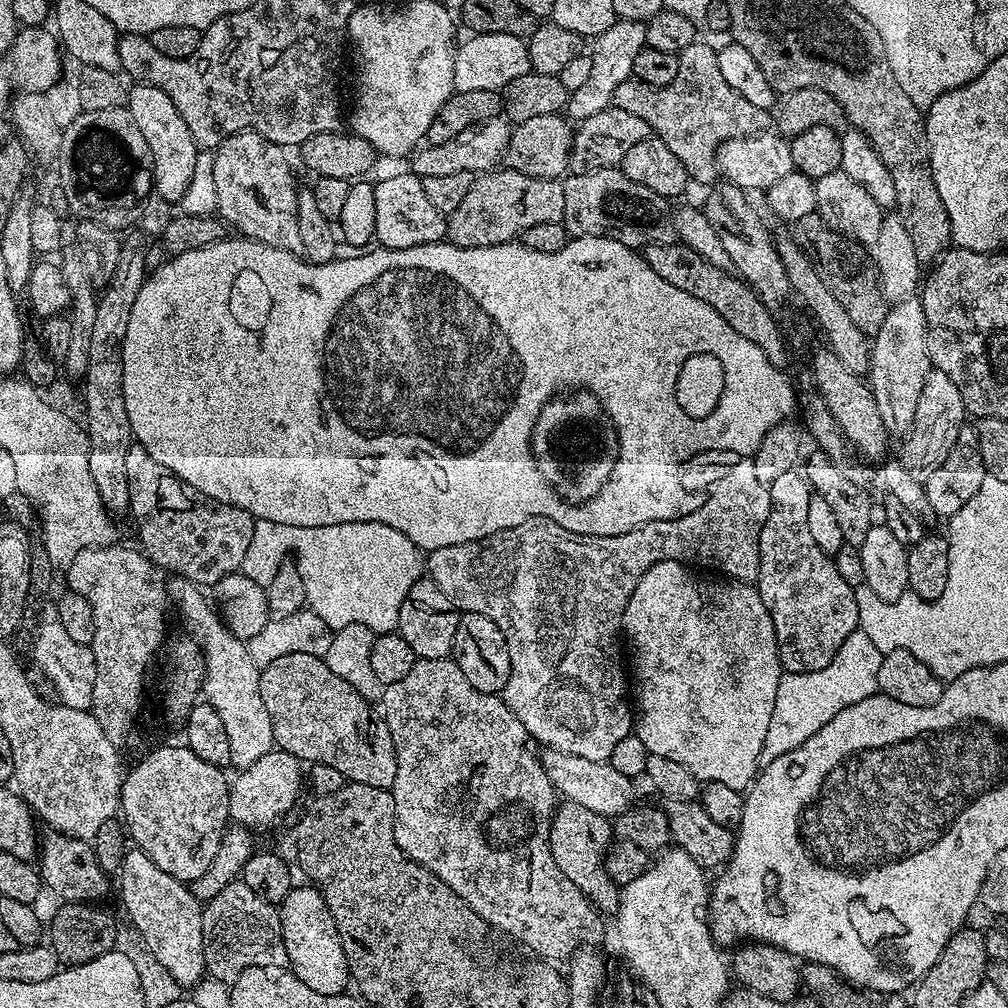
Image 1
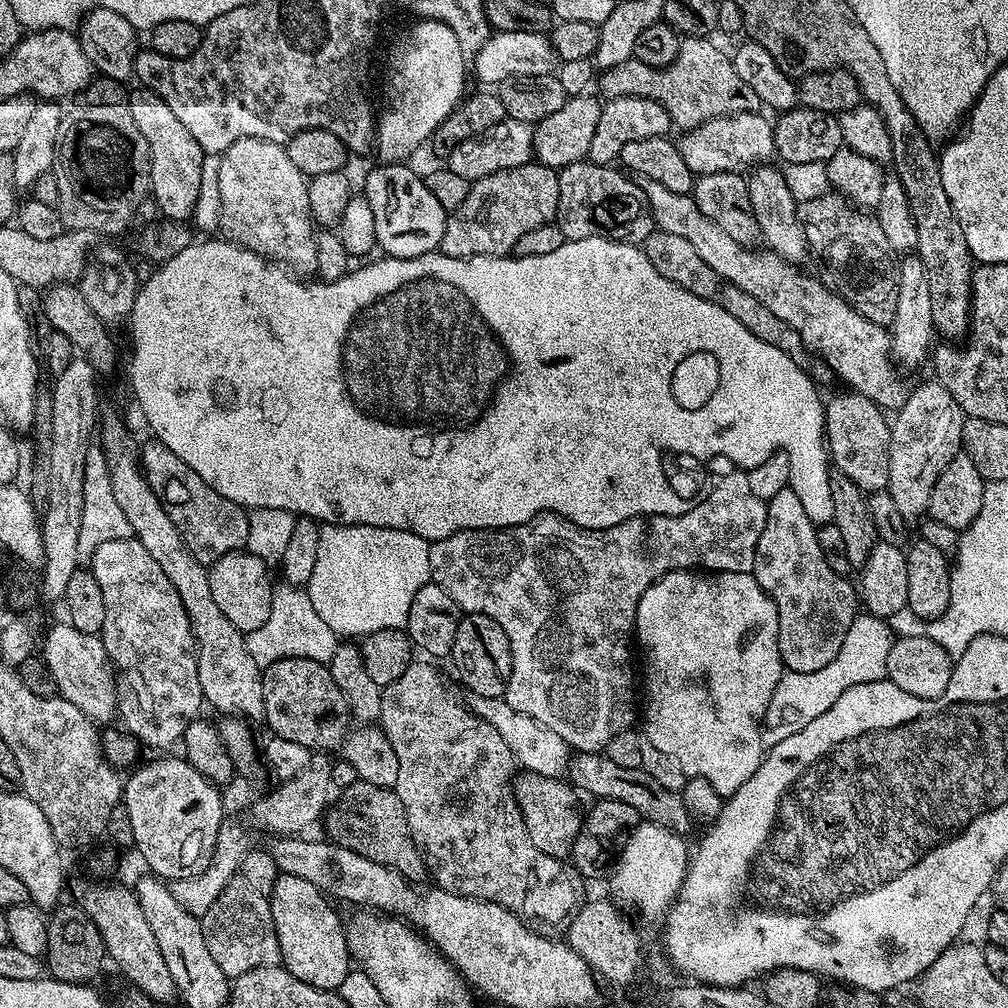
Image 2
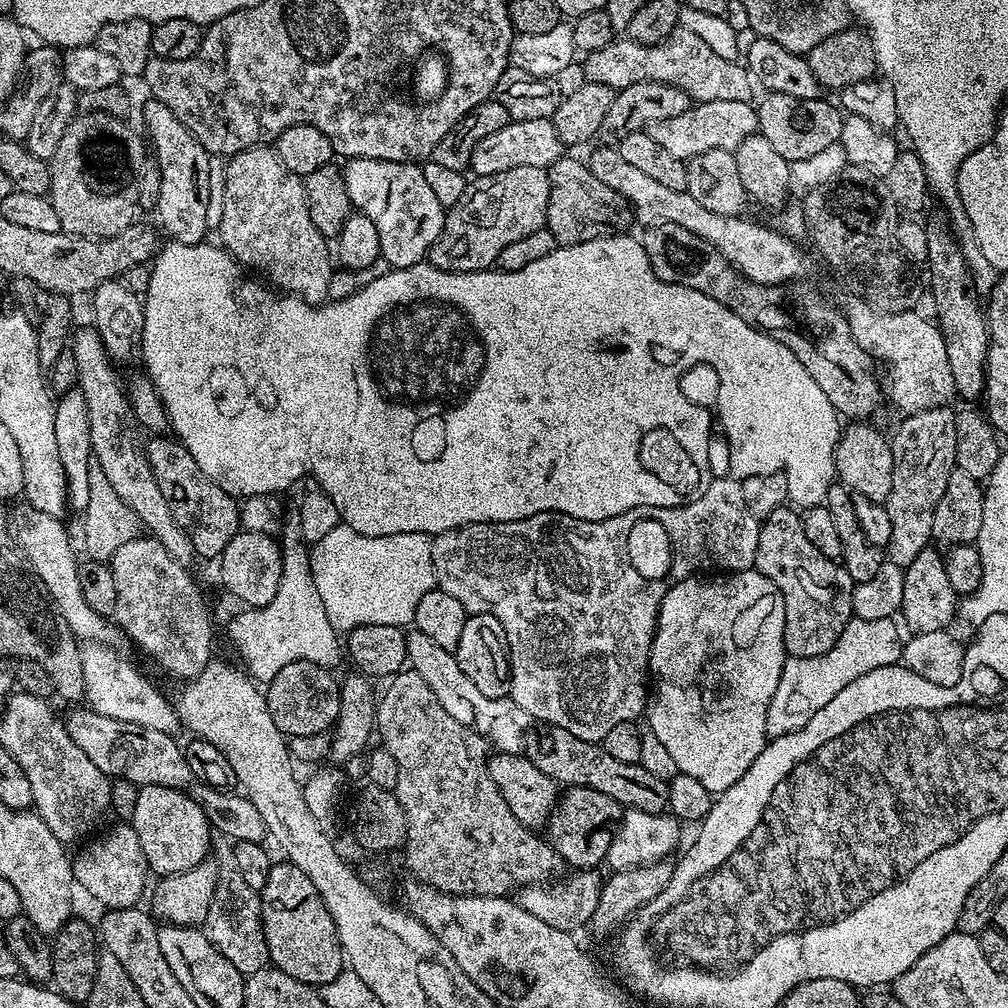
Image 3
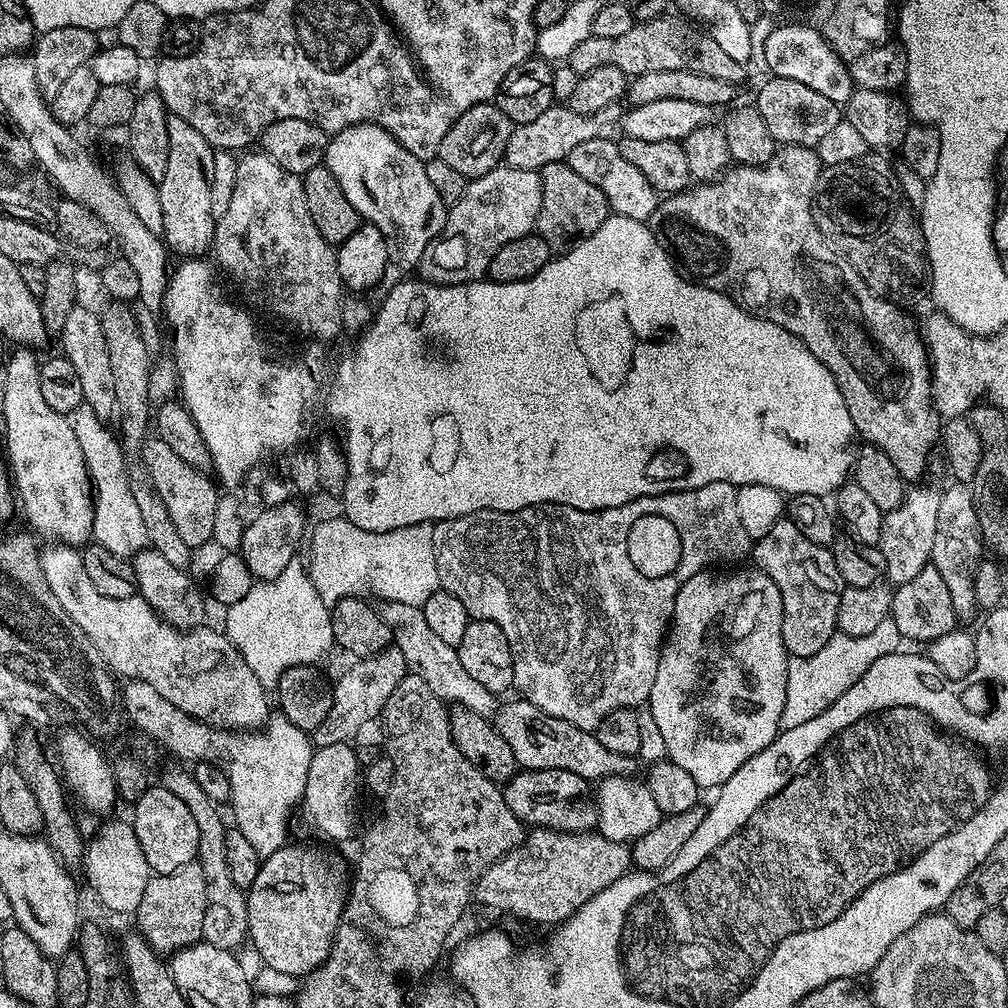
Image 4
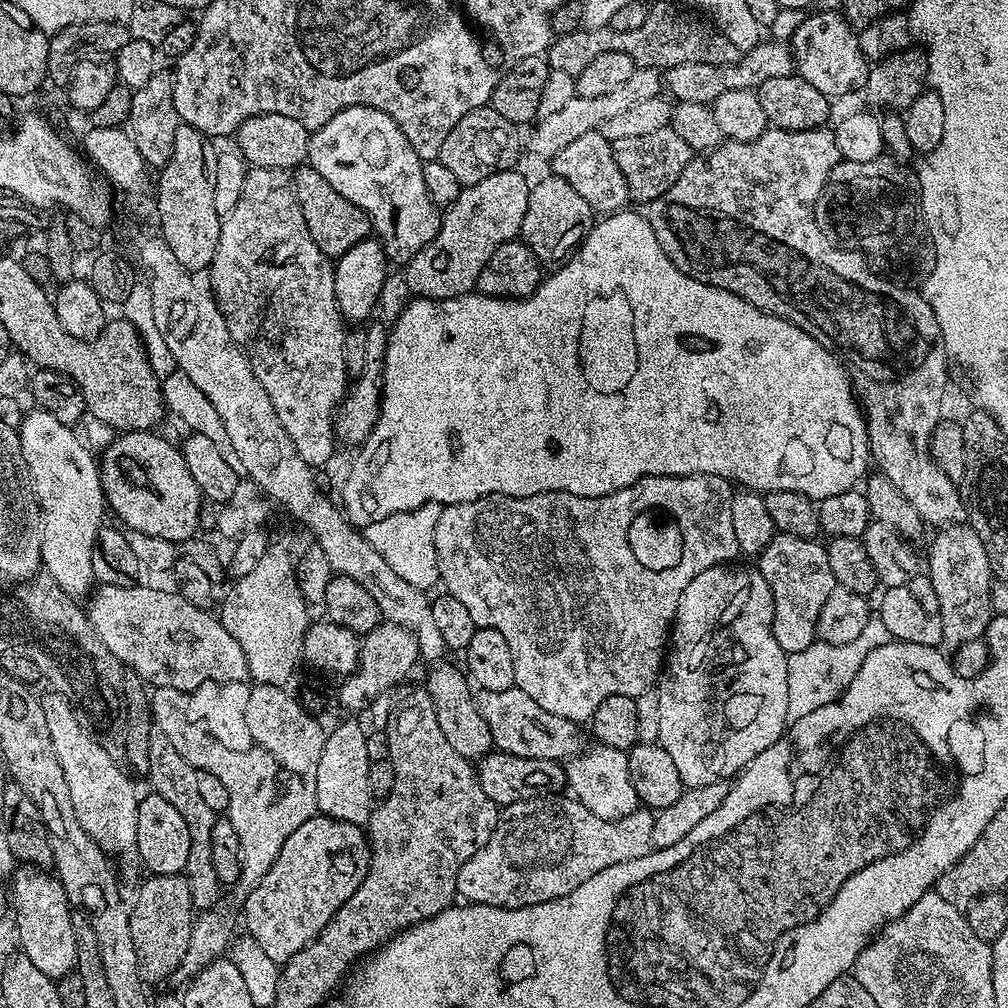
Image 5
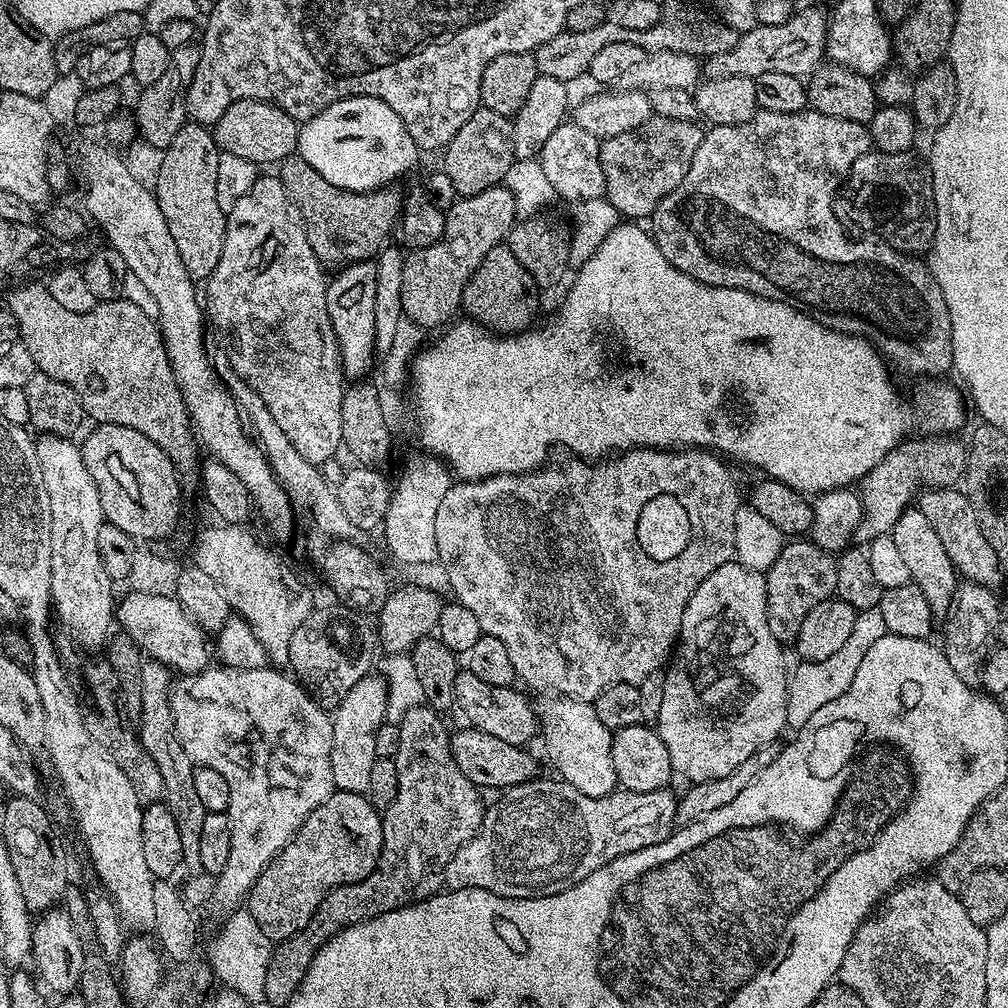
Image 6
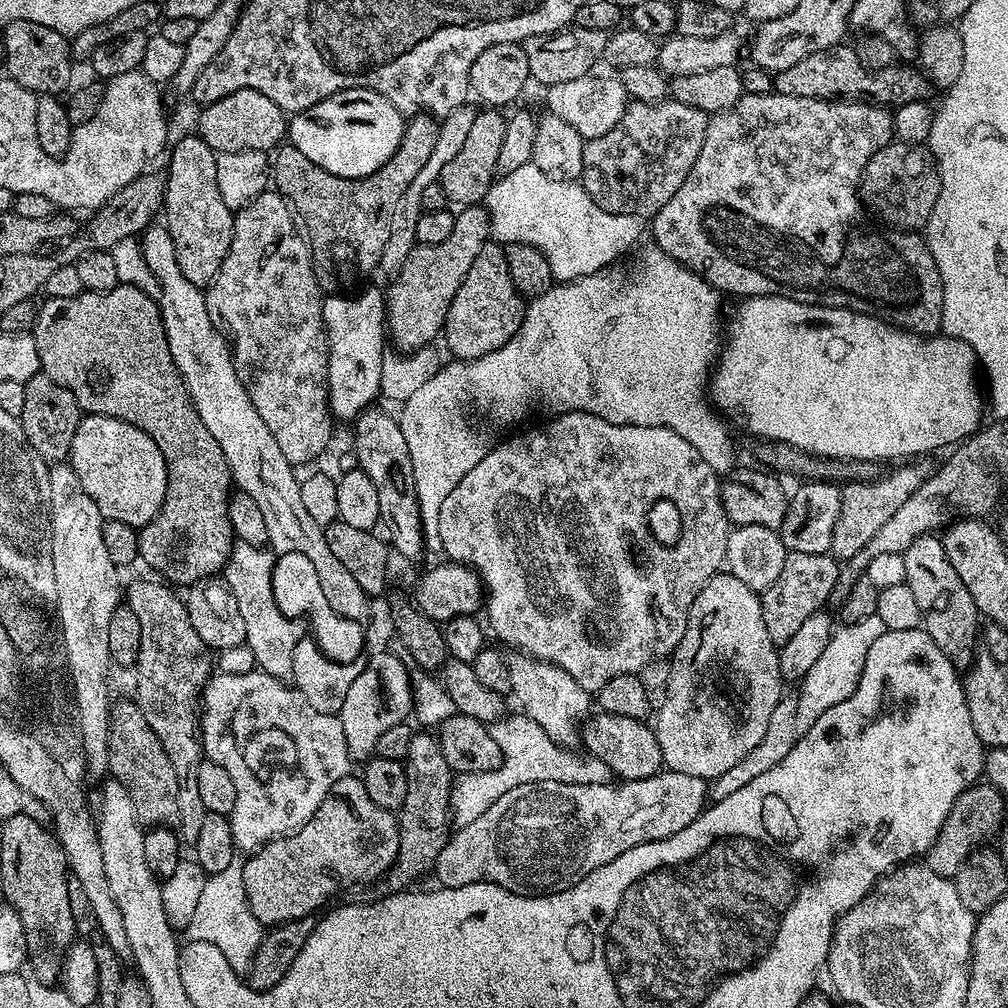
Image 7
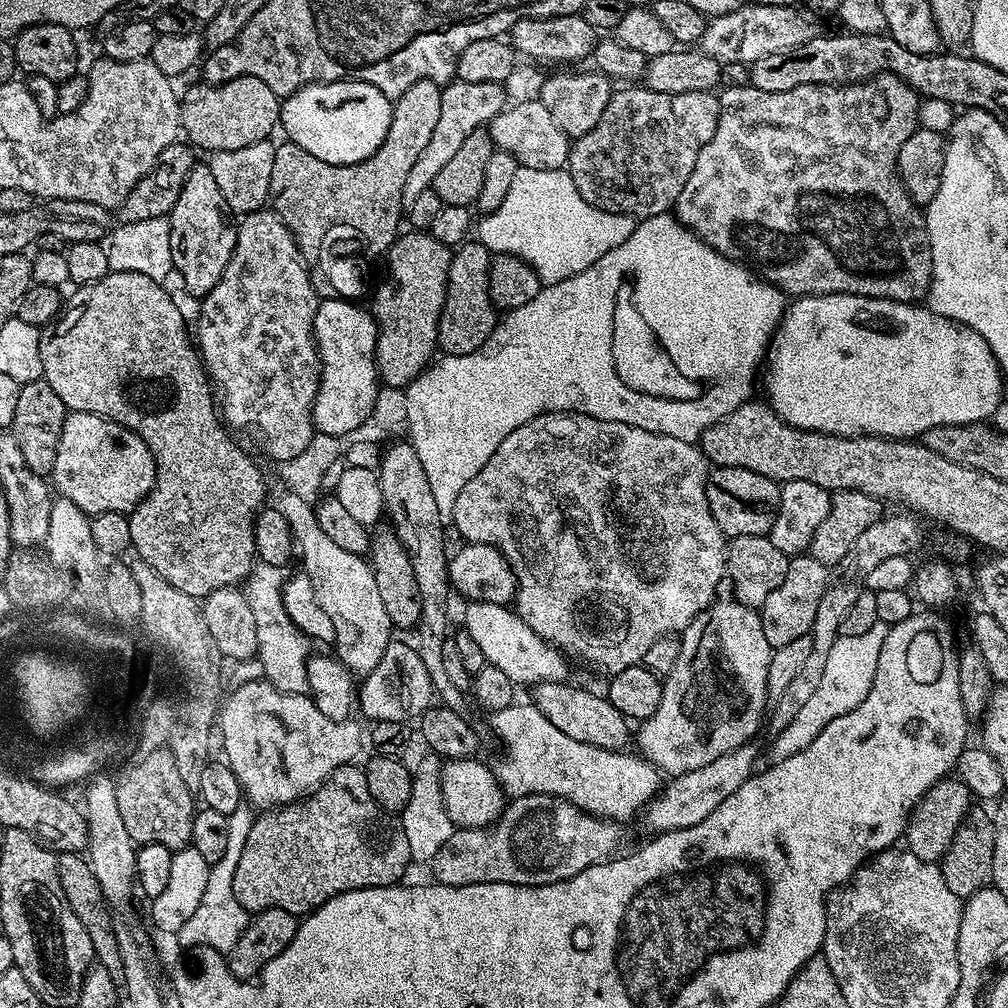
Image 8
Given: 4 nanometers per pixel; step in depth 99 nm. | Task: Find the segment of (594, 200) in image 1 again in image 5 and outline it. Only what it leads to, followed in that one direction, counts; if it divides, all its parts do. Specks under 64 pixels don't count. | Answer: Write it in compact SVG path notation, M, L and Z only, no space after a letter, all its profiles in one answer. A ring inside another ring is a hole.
M547 174L533 183L528 190L528 209L526 218L522 218L519 239L539 258L541 265L559 265L579 248L594 223L594 213L590 202L566 182L566 178Z

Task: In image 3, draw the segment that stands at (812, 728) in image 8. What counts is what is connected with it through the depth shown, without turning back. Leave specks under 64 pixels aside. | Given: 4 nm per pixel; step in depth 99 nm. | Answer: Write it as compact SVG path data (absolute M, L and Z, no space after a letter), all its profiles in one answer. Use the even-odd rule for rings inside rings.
M851 619L838 634L838 642L814 658L788 656L782 666L782 678L778 678L778 690L770 698L770 710L766 710L766 734L771 738L802 730L822 706L827 706L837 694L842 694L854 678L878 670L878 666L899 664L902 660L902 628L895 619Z

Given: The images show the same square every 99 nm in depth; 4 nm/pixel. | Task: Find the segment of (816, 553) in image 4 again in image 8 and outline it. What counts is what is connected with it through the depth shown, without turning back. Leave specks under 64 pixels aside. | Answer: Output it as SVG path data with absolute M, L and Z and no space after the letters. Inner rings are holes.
M801 554L789 559L786 578L778 582L777 588L758 609L762 634L766 634L766 642L770 642L772 649L786 646L811 633L814 618L818 615L818 602L822 602L822 594L826 594L829 571L829 565L818 562L811 554Z

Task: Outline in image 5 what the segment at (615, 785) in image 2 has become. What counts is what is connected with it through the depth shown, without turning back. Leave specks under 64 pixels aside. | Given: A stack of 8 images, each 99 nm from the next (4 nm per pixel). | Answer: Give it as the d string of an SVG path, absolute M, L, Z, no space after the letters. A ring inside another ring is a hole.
M520 688L510 690L483 690L476 697L478 710L490 726L493 745L499 751L518 754L520 758L546 758L567 761L581 751L577 721L567 720L558 714L550 714Z

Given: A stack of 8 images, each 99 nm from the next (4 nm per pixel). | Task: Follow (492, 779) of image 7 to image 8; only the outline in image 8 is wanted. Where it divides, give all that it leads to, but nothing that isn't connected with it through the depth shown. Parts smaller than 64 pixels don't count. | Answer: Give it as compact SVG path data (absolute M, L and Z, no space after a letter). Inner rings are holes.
M514 702L506 706L506 710L498 710L490 716L497 738L504 743L504 761L498 766L495 765L494 771L505 797L515 798L529 796L535 792L545 792L551 796L569 800L571 804L591 816L602 816L605 820L625 822L624 820L630 819L636 811L637 815L660 791L661 773L643 756L639 754L627 756L629 753L624 750L611 752L605 748L590 746L586 742L574 742L574 738L562 734L562 730L558 730L558 726L554 726L554 722L550 722L550 718L546 718L546 714L542 714L542 710L538 710L535 704L520 703Z

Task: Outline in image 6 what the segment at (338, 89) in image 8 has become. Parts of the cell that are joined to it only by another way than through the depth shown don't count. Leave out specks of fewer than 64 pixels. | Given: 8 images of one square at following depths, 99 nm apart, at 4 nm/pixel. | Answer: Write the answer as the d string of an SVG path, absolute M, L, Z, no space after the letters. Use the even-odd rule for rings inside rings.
M351 96L326 106L314 118L300 124L296 152L326 182L351 192L375 192L391 185L400 174L400 164L412 164L418 157L402 118L377 96Z

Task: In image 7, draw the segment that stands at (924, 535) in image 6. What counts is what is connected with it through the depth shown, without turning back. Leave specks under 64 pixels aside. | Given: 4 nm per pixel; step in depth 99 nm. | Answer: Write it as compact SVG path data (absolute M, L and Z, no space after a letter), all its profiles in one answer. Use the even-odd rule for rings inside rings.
M936 534L914 538L914 542L910 542L902 555L906 562L904 583L910 586L914 599L918 601L918 610L922 610L920 623L923 632L934 638L934 646L938 646L938 650L942 650L942 654L950 658L956 669L971 668L978 651L978 629L982 617L974 606L974 598L970 598L970 590L966 590L966 582L962 582L962 578L958 578L958 573L954 571L954 566L950 566L943 539Z

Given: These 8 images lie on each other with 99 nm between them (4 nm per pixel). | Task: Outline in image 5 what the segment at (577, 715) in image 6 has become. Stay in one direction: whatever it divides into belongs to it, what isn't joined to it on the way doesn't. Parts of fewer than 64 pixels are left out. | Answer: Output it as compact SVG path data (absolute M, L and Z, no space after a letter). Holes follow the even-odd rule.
M596 742L593 748L581 751L567 761L567 791L575 796L590 814L598 814L603 820L621 820L638 806L636 791L630 778L627 751L620 751Z

